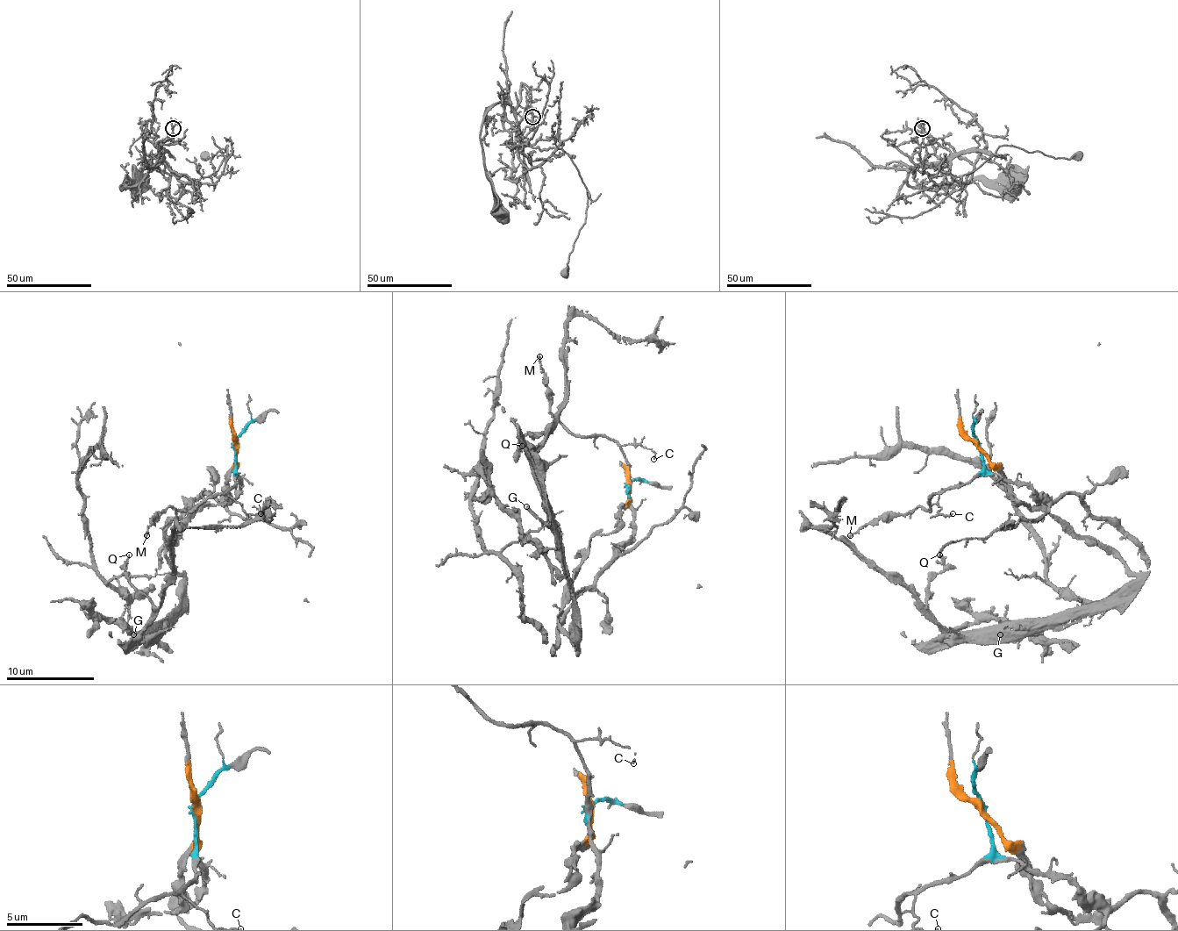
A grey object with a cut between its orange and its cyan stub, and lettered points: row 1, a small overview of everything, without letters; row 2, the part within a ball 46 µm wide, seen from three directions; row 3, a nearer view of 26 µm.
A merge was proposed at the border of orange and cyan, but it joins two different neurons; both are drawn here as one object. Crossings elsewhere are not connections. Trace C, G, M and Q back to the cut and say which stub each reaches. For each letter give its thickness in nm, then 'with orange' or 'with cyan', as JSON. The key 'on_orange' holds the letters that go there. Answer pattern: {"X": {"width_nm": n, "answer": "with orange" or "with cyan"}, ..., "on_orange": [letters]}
{"C": {"width_nm": 130, "answer": "with cyan"}, "G": {"width_nm": 240, "answer": "with orange"}, "M": {"width_nm": 160, "answer": "with cyan"}, "Q": {"width_nm": 140, "answer": "with orange"}, "on_orange": ["G", "Q"]}

